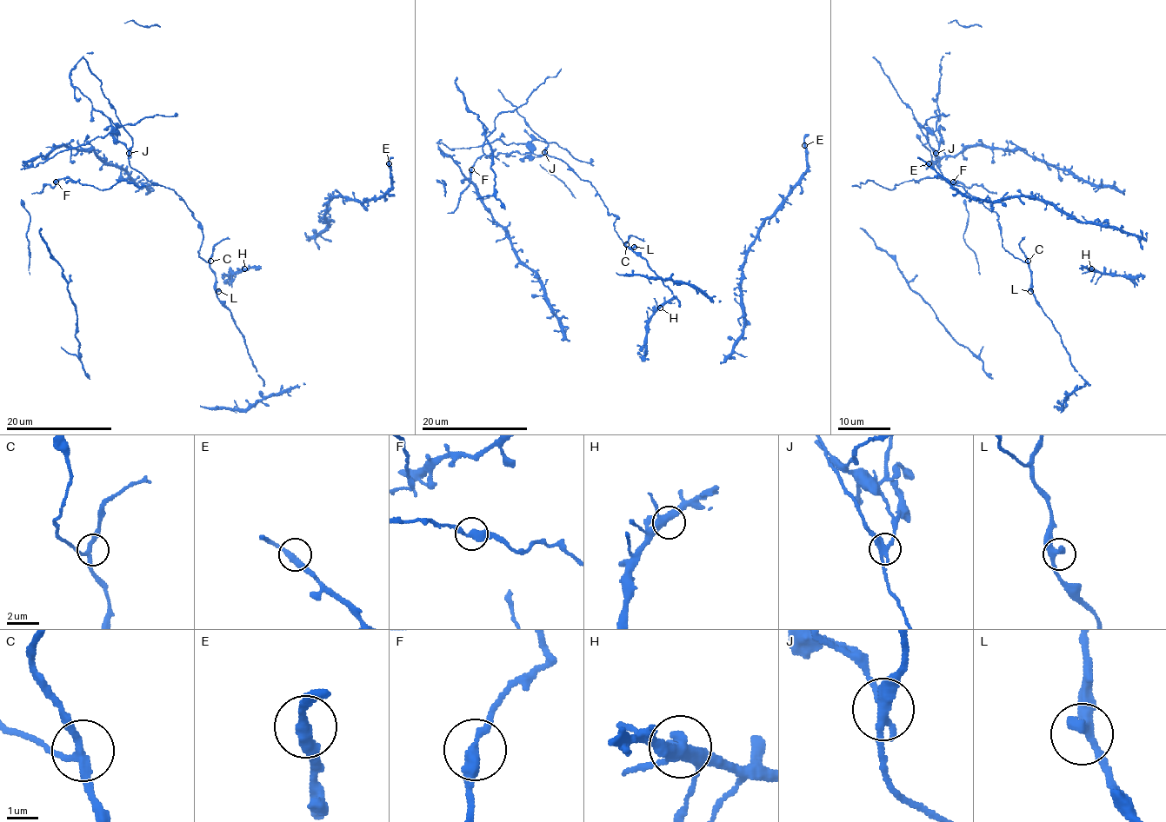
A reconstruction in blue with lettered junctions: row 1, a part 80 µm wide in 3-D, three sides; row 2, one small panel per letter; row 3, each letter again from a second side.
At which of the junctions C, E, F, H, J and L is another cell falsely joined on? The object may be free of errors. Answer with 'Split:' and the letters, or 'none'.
Split: J

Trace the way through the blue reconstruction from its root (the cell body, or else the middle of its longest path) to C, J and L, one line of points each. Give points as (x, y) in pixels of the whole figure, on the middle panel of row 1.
C: (565, 163), (594, 188), (608, 208), (608, 213), (618, 216), (614, 228), (626, 244)
J: (565, 163), (544, 152)
L: (565, 163), (594, 188), (608, 208), (608, 213), (618, 216), (614, 223), (618, 236), (626, 246), (634, 247)

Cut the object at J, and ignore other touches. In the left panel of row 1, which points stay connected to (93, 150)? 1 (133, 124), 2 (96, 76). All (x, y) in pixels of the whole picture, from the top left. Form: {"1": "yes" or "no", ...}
{"1": "no", "2": "yes"}

